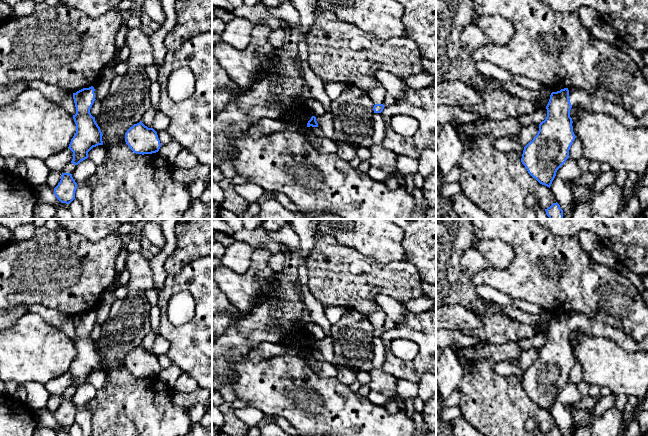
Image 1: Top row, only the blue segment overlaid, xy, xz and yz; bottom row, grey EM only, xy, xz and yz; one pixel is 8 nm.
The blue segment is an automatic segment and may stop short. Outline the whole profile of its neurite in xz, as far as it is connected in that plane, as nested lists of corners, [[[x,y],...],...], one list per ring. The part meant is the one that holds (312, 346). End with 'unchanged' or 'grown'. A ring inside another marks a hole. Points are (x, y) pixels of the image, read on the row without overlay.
[[[312,340],[308,345],[305,357],[310,368],[315,373],[317,373],[319,377],[325,378],[337,376],[338,369],[333,364],[324,359],[318,350],[315,340]]]; grown

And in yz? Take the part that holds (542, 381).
[[[579,312],[552,316],[546,330],[547,341],[539,348],[537,359],[523,374],[521,386],[540,408],[550,412],[557,394],[569,382],[576,360],[570,334],[579,330],[591,337],[605,337],[627,351],[648,351],[648,337],[635,341],[623,331],[596,321]]]; grown

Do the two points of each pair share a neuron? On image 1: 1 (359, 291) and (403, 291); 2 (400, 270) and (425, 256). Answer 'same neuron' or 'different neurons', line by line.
1: same neuron
2: different neurons

